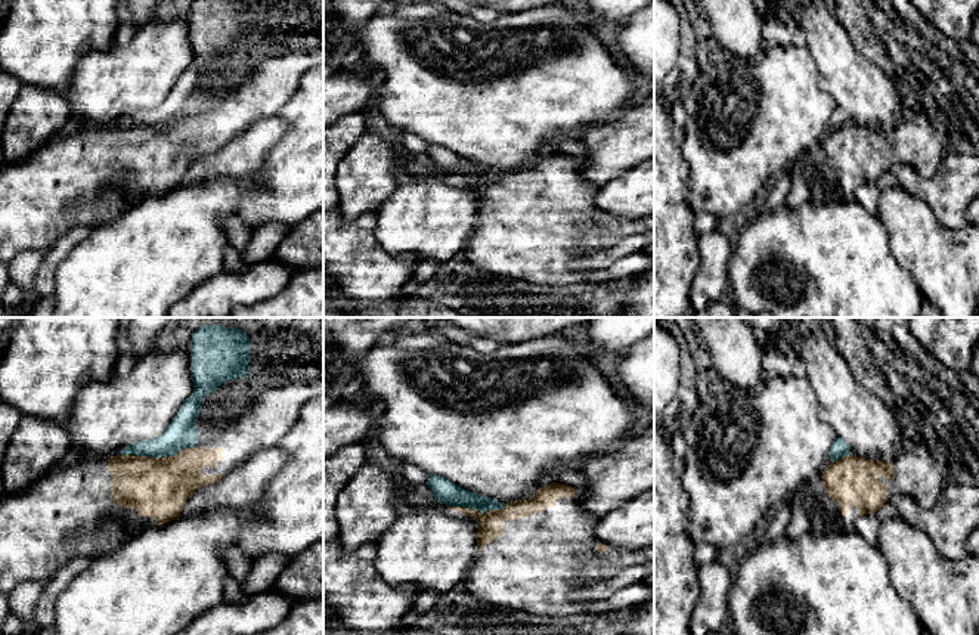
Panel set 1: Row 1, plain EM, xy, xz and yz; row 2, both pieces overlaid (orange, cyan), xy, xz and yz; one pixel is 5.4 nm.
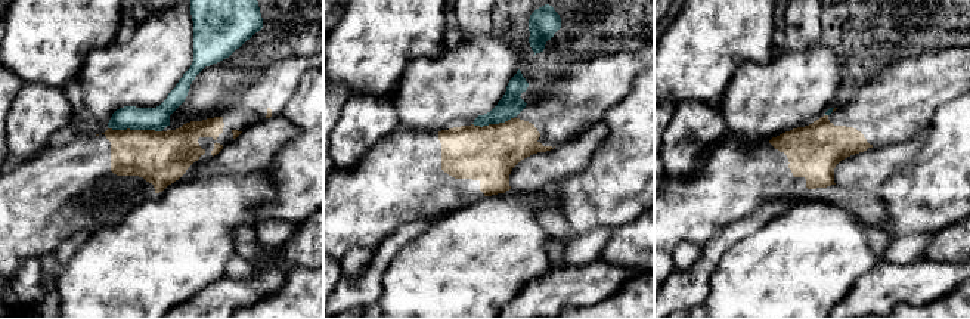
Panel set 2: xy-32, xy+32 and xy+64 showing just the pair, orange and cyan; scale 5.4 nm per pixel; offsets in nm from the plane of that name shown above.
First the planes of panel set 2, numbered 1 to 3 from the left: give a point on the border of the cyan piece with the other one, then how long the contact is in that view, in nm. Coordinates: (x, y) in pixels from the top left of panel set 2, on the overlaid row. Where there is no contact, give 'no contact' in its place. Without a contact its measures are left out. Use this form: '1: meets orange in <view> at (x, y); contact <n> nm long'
1: meets orange in xy-32 at (136, 130); contact 280 nm long
2: meets orange in xy+32 at (492, 124); contact 220 nm long
3: meets orange in xy+64 at (833, 110); contact 30 nm long

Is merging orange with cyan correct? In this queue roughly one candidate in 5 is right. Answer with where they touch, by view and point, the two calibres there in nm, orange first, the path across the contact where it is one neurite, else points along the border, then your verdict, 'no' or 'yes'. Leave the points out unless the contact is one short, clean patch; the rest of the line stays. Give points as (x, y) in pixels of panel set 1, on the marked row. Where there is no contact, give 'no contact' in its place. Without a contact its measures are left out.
xy (155, 458) | 320/160 nm | no

